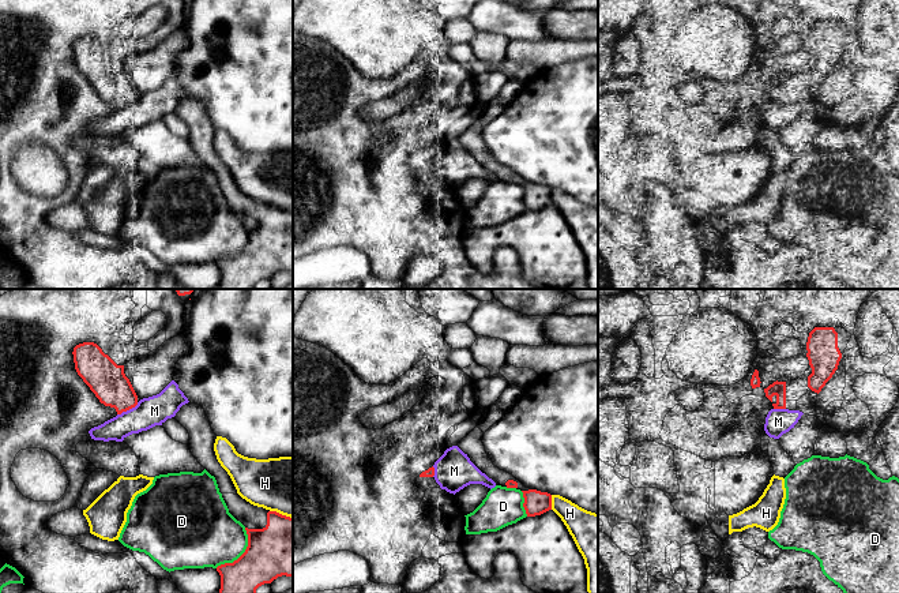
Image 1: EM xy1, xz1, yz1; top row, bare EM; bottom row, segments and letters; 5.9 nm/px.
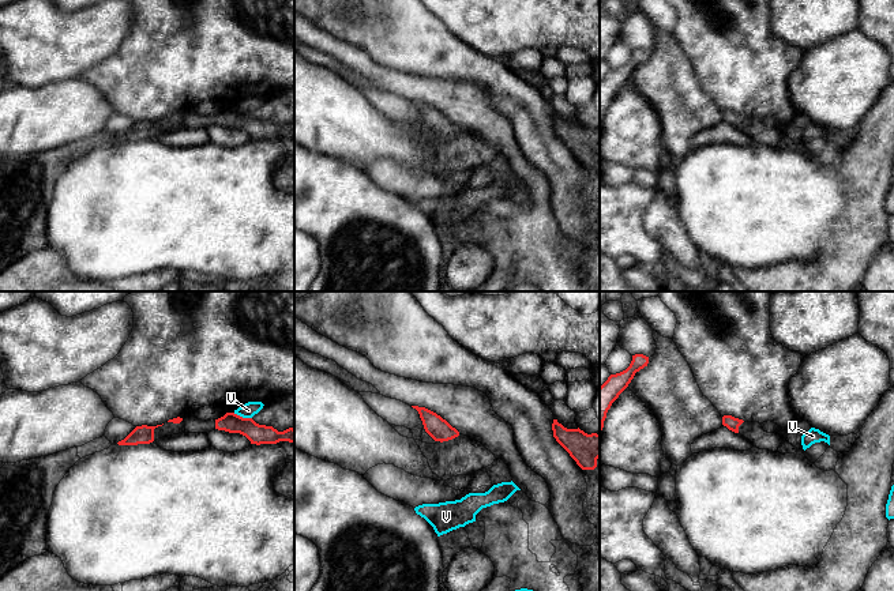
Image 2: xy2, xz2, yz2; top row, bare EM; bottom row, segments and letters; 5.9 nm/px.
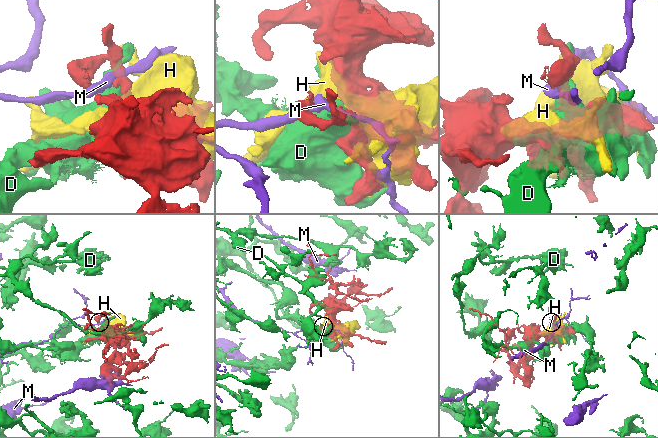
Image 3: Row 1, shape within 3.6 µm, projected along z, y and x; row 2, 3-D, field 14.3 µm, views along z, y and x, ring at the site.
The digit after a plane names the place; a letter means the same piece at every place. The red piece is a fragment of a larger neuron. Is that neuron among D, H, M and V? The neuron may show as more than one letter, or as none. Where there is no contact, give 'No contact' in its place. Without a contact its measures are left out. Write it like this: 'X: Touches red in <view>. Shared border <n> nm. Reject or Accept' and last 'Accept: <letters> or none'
D: Touches red in xy1. Shared border 300 nm. Reject
H: Touches red in xz1. Shared border 90 nm. Reject
M: Touches red in xy1. Shared border 150 nm. Reject
V: Touches red in xy2. Shared border 120 nm. Reject
Accept: none

